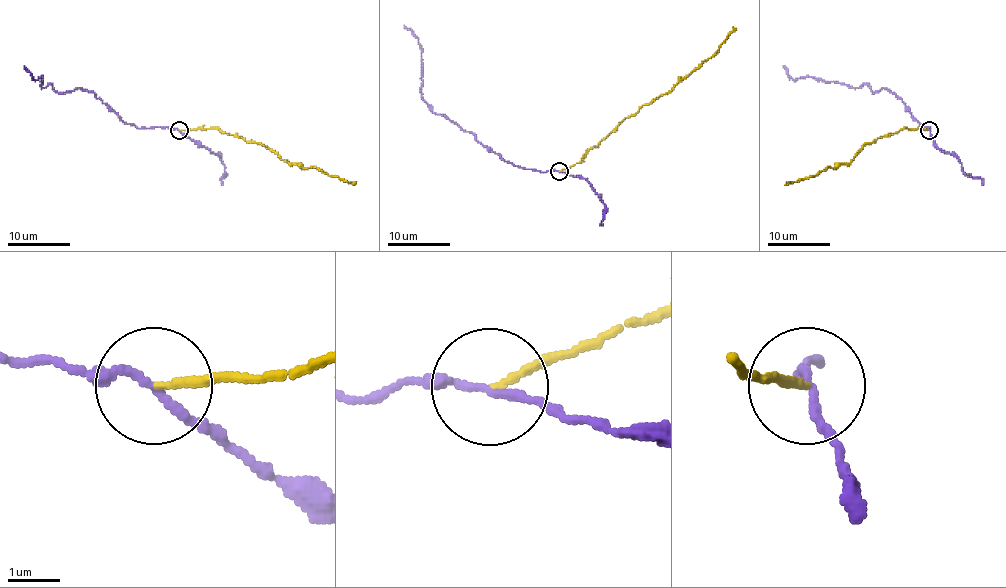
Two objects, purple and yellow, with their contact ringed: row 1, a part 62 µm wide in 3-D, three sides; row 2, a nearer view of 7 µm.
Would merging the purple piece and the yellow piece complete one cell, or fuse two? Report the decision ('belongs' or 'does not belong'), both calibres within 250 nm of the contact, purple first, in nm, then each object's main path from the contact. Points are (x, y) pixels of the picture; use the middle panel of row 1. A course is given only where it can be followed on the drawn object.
does not belong | 140/130 nm | purple via (559, 171), (540, 172), (504, 161), (473, 135), (435, 114), (421, 95), (421, 45), (404, 25) | yellow via (559, 171), (573, 166), (626, 117), (670, 91), (719, 48), (733, 27)

